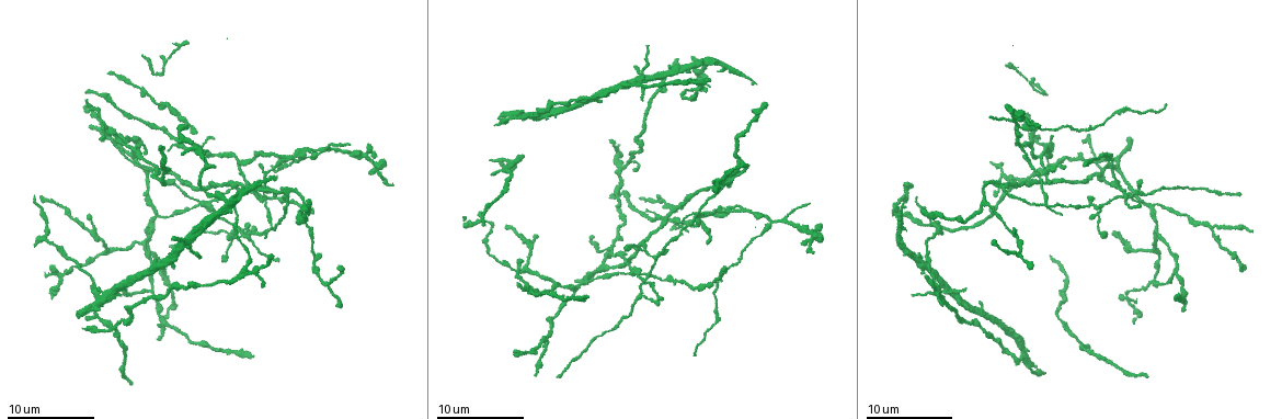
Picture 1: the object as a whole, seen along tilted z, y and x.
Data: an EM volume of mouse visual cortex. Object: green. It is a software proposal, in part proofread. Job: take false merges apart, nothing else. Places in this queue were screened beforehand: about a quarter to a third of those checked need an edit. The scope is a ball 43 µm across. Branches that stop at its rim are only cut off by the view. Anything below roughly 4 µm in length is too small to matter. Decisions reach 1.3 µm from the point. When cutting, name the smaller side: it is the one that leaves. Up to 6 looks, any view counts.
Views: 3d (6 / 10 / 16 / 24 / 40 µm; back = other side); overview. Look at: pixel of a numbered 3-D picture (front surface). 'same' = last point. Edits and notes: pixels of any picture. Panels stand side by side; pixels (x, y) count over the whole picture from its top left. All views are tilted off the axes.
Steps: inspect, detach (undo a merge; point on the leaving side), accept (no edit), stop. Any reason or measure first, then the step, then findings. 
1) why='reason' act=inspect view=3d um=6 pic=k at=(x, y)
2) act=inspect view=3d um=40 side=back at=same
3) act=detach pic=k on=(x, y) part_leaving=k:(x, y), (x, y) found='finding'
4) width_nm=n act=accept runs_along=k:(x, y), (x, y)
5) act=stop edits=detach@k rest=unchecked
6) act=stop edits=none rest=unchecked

why='three arms meet' act=inspect view=3d um=6 pic=1 at=(1042, 158)

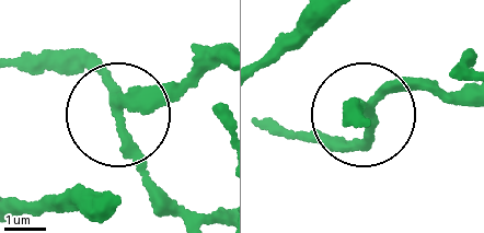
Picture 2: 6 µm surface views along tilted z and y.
arms=3 act=accept runs_along=2:(219, 67), (122, 112), (123, 148), (159, 202) found='all the same cell'

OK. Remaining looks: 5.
why='thin arm on a thick one' act=inspect view=3d um=10 pic=1 at=(209, 204)

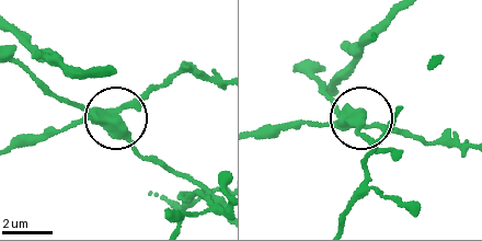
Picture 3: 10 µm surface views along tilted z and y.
act=detach pic=3 on=(129, 138) part_leaving=3:(95, 117), (18, 66) found='two cells meet here'

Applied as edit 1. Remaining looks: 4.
why='two arms in line, one across' act=inspect view=3d um=16 pic=1 at=(1117, 160)

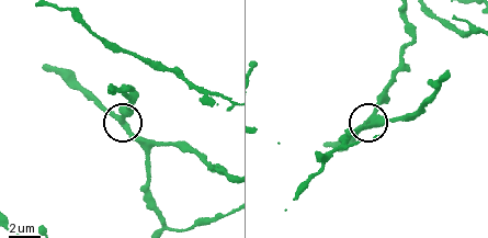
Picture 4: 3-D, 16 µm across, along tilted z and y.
side_arm_um=7 arms=3 act=accept found='continuous, no second cell'

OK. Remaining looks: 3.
act=stop edits=detach@3 rest=unchecked

